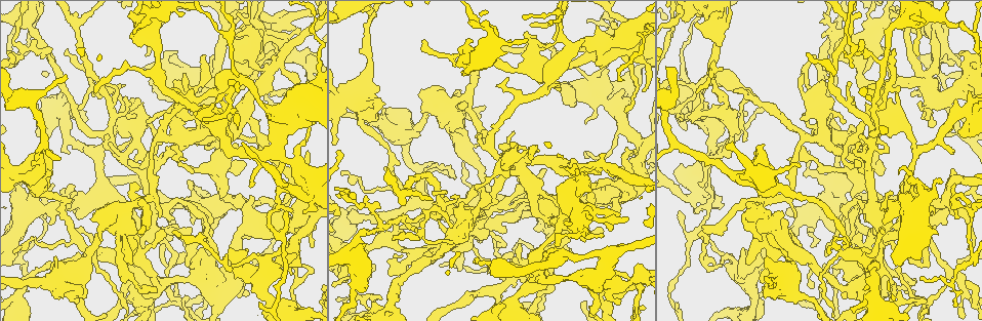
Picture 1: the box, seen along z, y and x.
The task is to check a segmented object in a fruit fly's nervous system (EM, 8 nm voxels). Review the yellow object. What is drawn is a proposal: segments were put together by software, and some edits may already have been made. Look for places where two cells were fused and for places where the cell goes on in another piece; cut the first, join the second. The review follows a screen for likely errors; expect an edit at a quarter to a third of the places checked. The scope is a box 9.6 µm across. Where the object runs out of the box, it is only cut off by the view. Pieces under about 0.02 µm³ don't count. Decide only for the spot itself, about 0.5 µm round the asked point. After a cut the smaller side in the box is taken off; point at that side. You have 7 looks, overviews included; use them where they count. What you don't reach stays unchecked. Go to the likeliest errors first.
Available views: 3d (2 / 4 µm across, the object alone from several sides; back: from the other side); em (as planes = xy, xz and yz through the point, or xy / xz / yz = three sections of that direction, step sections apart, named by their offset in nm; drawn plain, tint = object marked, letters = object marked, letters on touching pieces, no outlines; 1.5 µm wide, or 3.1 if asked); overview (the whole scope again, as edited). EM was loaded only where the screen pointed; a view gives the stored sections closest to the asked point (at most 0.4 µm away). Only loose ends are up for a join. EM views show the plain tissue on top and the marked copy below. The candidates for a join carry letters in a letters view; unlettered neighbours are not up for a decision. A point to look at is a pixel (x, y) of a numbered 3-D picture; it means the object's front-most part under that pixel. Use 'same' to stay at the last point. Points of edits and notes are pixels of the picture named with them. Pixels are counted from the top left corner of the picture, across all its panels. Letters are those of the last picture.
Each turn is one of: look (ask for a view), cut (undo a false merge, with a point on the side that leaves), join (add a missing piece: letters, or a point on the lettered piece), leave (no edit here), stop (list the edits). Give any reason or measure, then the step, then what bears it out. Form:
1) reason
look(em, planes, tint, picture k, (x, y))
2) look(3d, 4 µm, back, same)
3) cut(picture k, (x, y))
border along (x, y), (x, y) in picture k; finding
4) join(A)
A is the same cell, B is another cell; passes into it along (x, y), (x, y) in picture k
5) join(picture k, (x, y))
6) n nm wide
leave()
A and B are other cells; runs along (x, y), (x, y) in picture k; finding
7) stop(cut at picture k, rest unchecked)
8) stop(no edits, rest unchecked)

thick turns thin
look(em, 3.1 µm, xy, step 16, letters, picture 1, (234, 199))

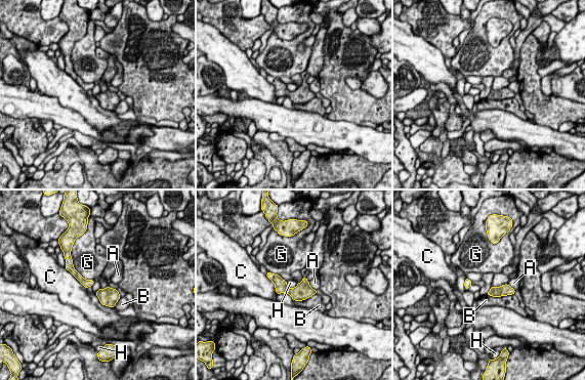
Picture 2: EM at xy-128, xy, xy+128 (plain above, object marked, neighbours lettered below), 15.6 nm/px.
leave()
A, B, C, G and H are other cells; border along (513, 293), (500, 296), (487, 295) in picture 2; all the same cell

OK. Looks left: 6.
tapers out
look(3d, 4 µm, picture 1, (913, 95))

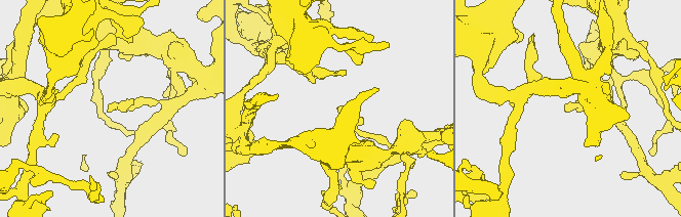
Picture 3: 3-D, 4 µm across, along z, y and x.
look(em, planes, letters, picture 3, (569, 109))

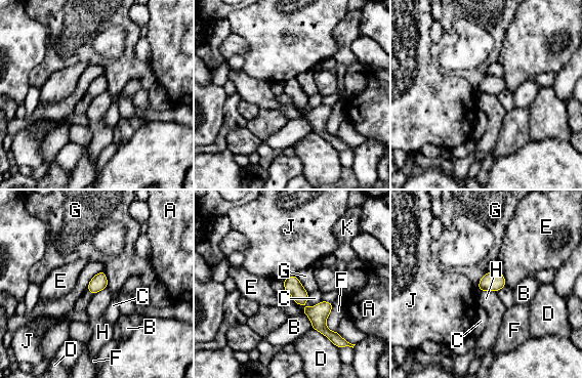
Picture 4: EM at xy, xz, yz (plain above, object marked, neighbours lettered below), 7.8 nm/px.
leave()
A, B, C, D, E, F, G, H, J and K are other cells; runs along (286, 281), (332, 334) in picture 4; no lettered piece goes on from it

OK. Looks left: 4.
thick turns thin
look(em, xy, step 4, tint, picture 1, (886, 16))

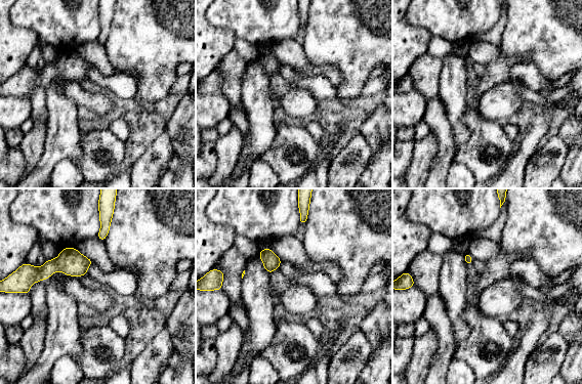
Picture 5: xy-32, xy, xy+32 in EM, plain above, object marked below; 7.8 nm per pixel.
cut it another way
look(em, planes, letters, same)

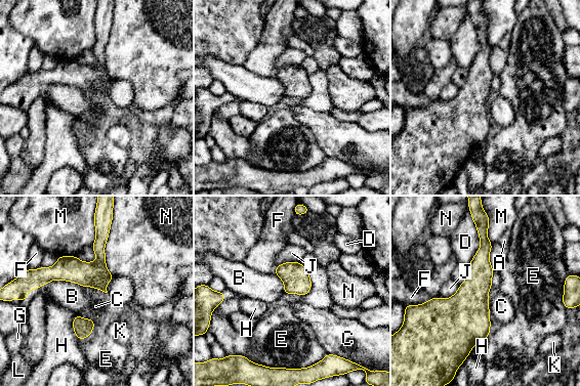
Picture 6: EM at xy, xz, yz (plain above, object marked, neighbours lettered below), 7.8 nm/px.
leave()
A, B, C, D, E, F, G, H, J, K, L, M and N are other cells; border along (47, 283), (66, 280), (83, 287) in picture 6; continuous, no second cell

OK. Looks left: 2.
stop(no edits, rest unchecked)

